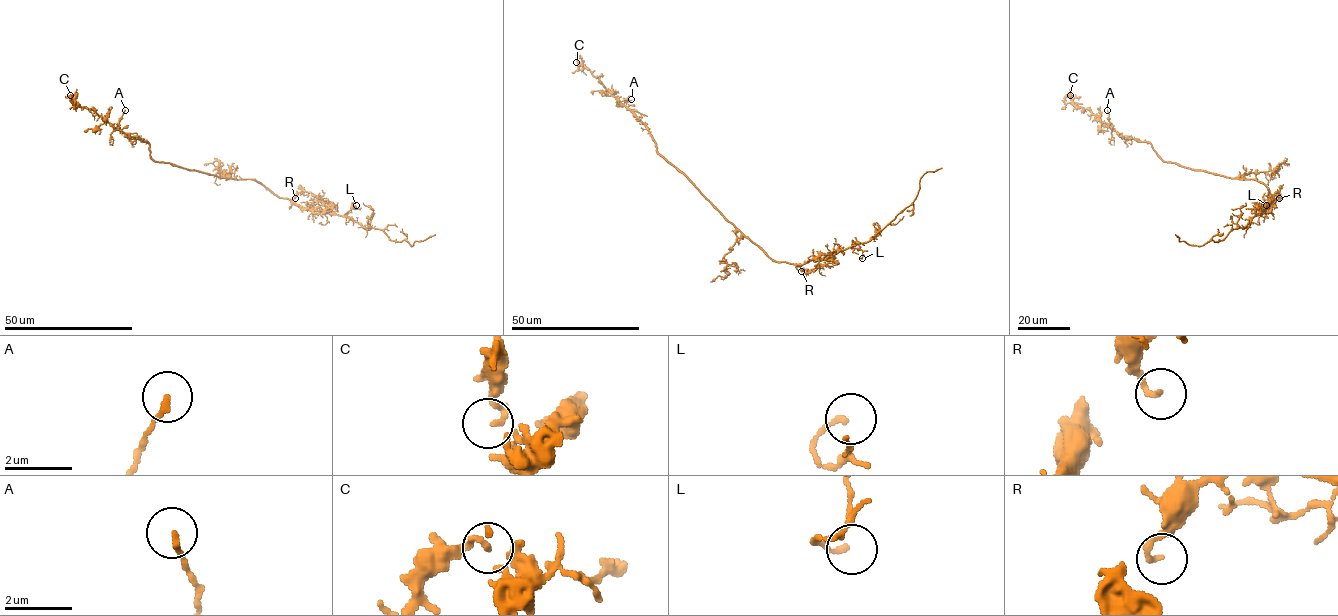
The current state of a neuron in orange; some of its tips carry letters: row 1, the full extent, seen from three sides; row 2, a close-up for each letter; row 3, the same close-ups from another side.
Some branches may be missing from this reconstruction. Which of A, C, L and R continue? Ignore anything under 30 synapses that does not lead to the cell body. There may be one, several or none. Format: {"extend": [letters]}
{"extend": []}

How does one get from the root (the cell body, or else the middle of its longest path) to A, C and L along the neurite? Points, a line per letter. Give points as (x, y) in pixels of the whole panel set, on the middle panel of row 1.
A: (741, 233), (656, 152), (649, 129), (621, 102), (631, 99)
C: (741, 233), (656, 152), (649, 129), (592, 75), (578, 56), (576, 62)
L: (741, 233), (778, 262), (804, 264), (832, 257), (849, 247), (860, 249), (862, 258)

